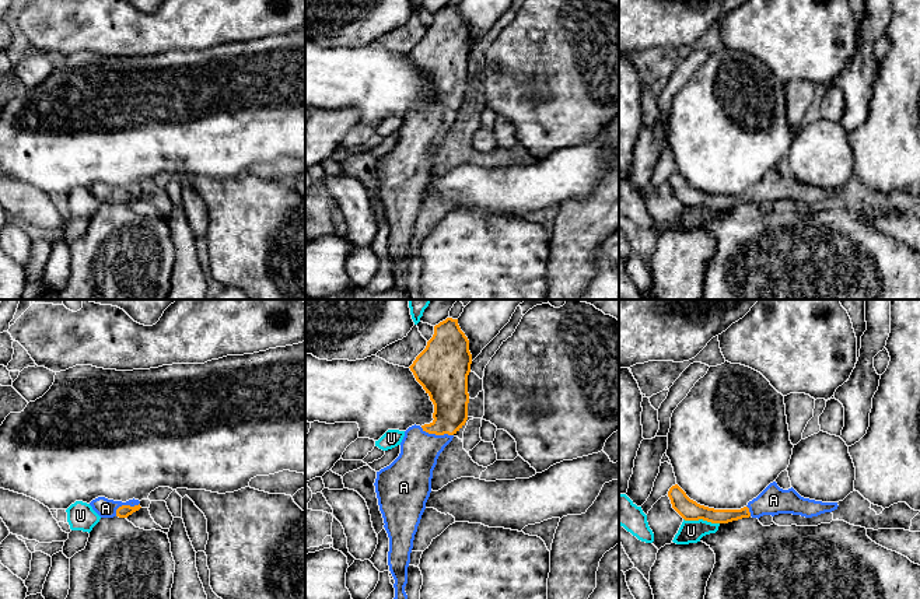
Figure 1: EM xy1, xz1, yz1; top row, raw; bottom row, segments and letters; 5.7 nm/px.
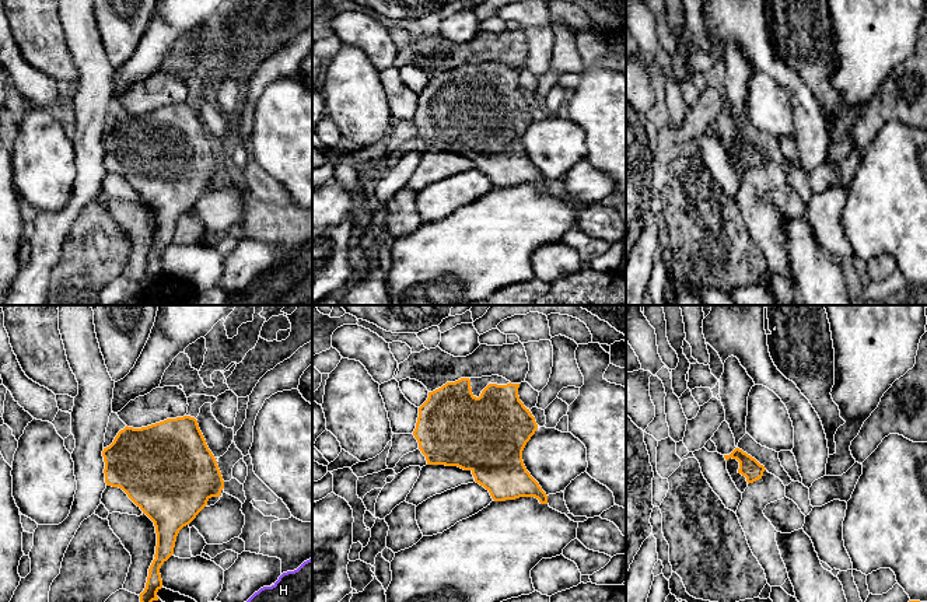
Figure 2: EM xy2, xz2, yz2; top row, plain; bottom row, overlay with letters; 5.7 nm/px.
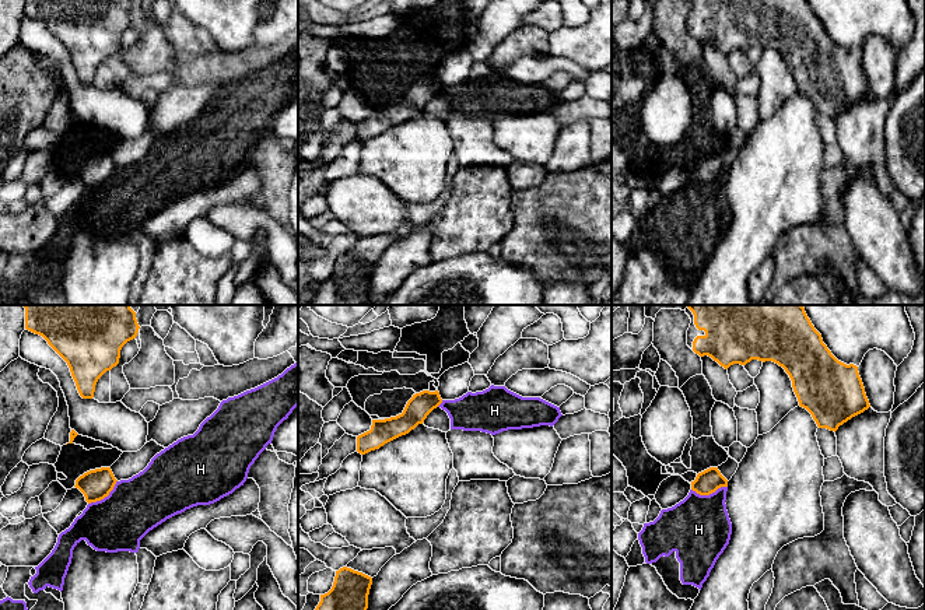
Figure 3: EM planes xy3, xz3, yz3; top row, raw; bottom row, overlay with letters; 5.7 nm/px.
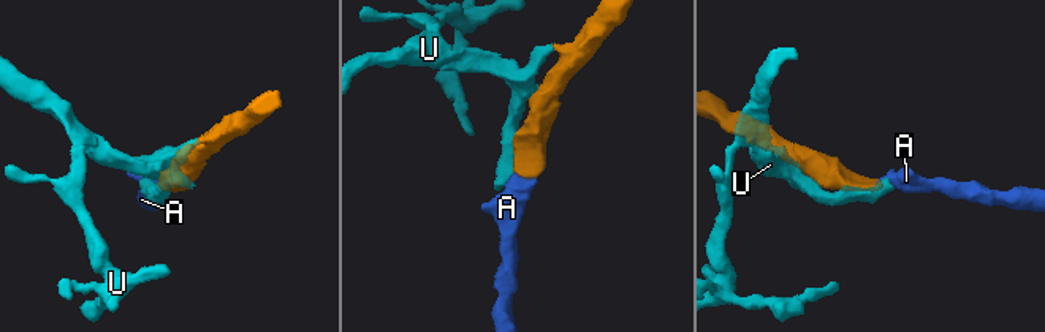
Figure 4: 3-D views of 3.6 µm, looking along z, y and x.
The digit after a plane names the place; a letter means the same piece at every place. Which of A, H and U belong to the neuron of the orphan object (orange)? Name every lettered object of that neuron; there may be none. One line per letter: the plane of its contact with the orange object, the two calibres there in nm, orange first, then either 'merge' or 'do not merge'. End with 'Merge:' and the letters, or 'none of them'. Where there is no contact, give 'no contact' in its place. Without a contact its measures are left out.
A: xz1 | 220/220 nm | merge
H: yz3 | 140/380 nm | do not merge
U: yz1 | 120/130 nm | do not merge
Merge: A

